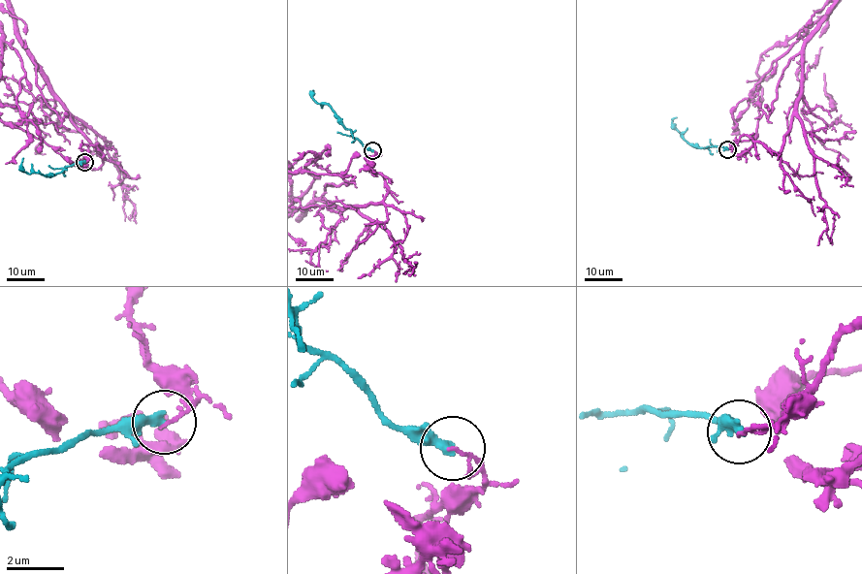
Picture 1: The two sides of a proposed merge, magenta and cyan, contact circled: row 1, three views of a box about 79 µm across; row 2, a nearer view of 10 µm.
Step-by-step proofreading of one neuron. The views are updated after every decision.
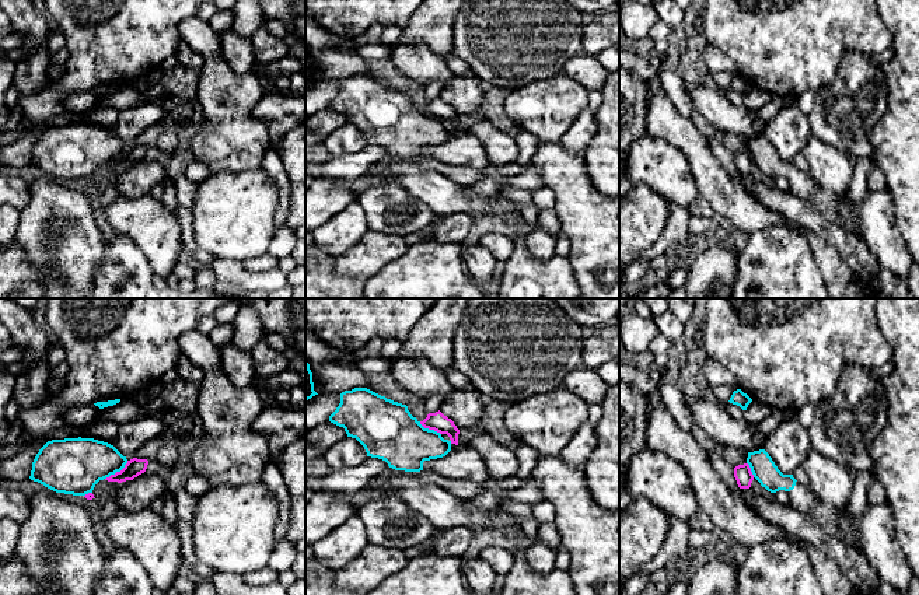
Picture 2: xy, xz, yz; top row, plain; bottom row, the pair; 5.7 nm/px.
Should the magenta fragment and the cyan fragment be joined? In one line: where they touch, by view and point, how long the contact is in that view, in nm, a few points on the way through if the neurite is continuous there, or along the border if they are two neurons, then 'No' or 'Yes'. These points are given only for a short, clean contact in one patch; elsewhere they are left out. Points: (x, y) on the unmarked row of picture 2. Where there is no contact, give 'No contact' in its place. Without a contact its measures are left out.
Touches magenta at xy (116, 158). Shared border 170 nm. No

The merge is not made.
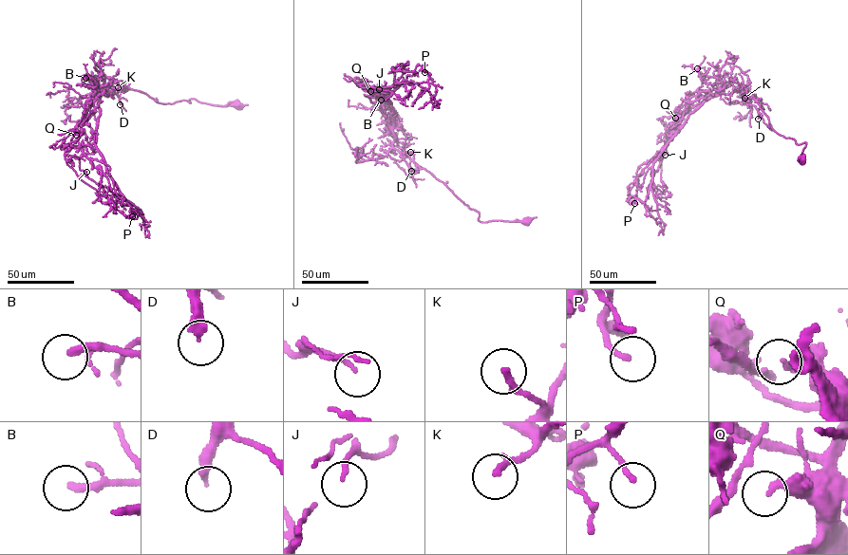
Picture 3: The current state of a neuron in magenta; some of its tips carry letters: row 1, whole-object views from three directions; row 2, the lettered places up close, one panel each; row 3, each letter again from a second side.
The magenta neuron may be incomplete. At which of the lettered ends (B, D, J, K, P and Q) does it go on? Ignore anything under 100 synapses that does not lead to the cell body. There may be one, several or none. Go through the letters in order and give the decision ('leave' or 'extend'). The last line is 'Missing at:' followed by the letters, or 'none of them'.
B: leave
D: extend
J: leave
K: leave
P: leave
Q: leave
Missing at: D

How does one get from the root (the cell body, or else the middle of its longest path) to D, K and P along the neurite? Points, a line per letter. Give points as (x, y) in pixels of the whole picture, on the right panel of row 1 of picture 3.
D: (801, 159), (806, 142), (797, 144), (775, 131), (741, 84), (735, 90), (754, 105), (758, 119)
K: (801, 159), (806, 142), (797, 144), (794, 138), (779, 135), (750, 95), (744, 98)
P: (801, 159), (806, 142), (775, 131), (742, 84), (689, 114), (654, 163), (646, 199), (635, 197), (634, 203)

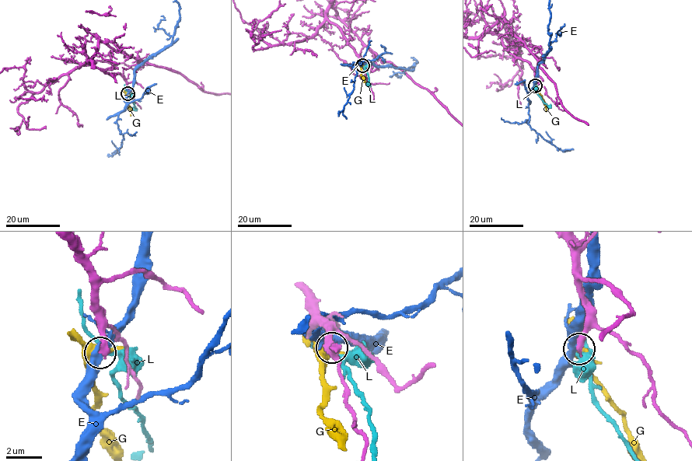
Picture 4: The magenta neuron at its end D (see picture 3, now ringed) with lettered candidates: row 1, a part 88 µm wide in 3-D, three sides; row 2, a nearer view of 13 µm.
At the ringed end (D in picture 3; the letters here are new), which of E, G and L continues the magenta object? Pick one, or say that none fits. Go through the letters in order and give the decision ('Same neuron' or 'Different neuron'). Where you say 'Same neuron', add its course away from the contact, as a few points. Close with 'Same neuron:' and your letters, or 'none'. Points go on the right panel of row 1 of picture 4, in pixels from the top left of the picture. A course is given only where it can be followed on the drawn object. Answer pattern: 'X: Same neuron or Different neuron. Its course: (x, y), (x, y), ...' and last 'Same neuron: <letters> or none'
E: Different neuron
G: Different neuron
L: Different neuron
Same neuron: none

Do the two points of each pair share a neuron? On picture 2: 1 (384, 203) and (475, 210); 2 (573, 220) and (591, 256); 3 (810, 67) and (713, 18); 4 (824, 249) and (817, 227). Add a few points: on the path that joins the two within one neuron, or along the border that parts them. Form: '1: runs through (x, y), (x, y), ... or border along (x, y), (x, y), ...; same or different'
1: border along (401, 186), (420, 199), (433, 216); different
2: runs through (582, 228), (591, 238), (591, 248); same
3: runs through (786, 52), (764, 48), (737, 24); same
4: border along (790, 221), (807, 227), (828, 241), (844, 259); different

